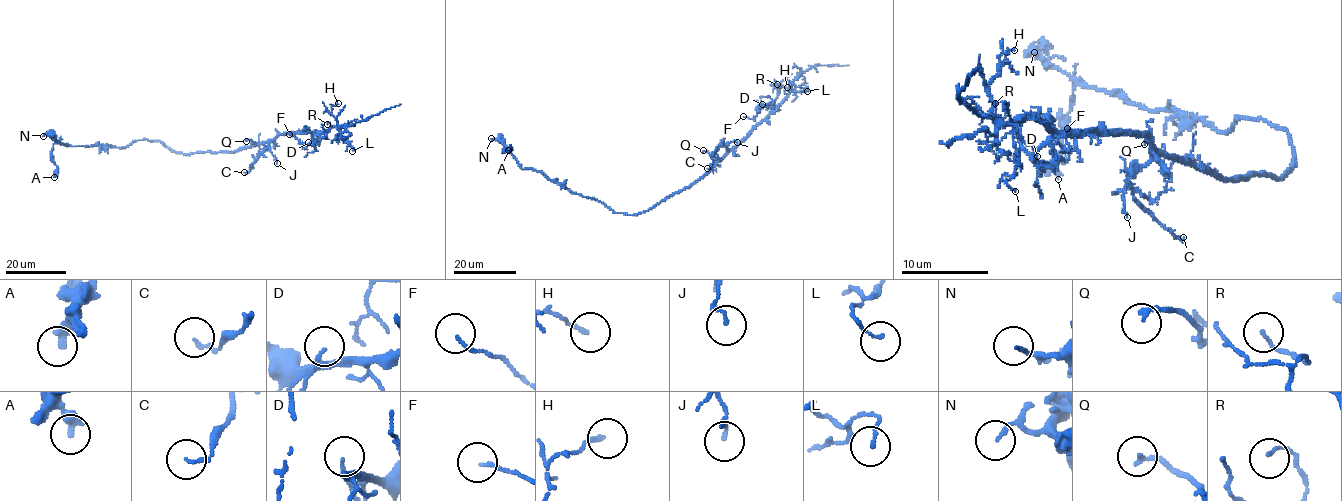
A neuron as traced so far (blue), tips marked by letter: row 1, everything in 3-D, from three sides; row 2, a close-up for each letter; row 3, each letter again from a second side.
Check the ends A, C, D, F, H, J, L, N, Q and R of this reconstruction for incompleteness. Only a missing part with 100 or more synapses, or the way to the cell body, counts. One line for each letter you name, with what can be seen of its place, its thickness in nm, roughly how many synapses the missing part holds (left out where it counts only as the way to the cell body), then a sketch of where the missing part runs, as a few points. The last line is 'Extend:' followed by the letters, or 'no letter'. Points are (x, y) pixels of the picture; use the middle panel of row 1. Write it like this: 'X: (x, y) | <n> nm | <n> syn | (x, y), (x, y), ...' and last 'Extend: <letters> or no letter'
Extend: no letter

